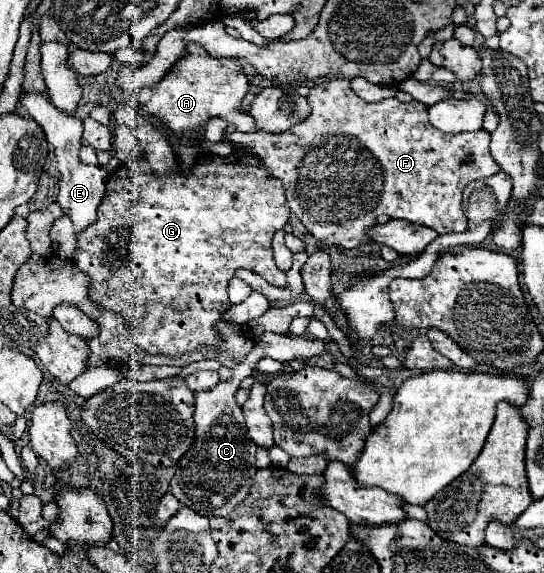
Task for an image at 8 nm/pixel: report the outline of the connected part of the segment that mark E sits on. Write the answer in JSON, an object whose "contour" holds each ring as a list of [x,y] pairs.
{"contour":[[[23,93],[21,95],[21,105],[27,109],[29,117],[33,117],[45,131],[49,145],[53,147],[53,153],[57,157],[57,169],[61,171],[61,181],[59,181],[59,195],[57,201],[63,207],[63,217],[57,219],[51,227],[51,241],[53,249],[61,259],[71,259],[75,253],[75,241],[77,241],[77,231],[85,229],[89,223],[97,219],[97,207],[103,201],[105,195],[106,179],[109,173],[101,165],[81,165],[79,161],[79,149],[81,149],[81,135],[83,135],[83,123],[73,116],[63,114],[53,103],[49,103],[47,97],[41,93]]]}

